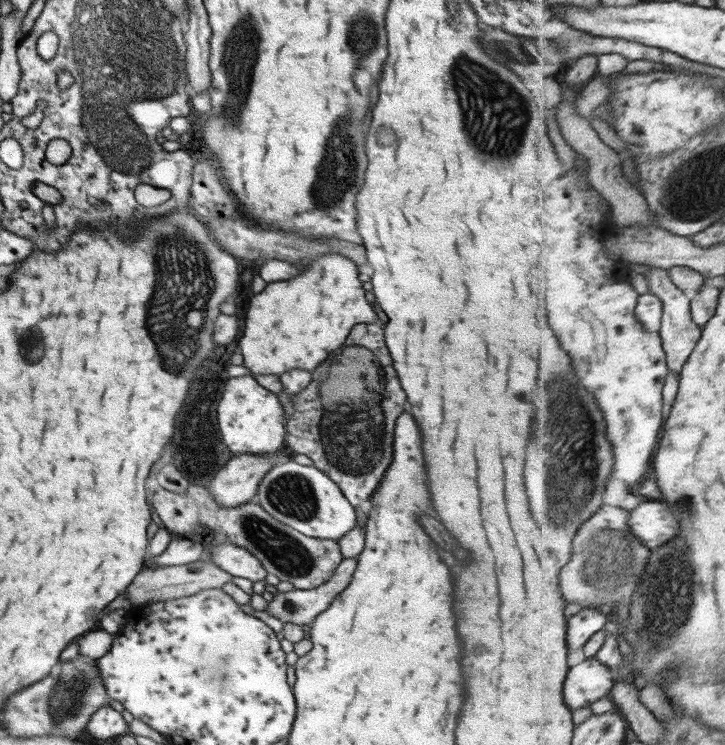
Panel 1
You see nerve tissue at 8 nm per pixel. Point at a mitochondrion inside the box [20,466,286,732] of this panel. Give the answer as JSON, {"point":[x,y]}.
{"point":[69,706]}

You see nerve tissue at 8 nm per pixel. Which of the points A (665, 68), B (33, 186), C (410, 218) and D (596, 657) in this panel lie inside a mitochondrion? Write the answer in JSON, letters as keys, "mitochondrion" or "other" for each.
{"A":"other","B":"other","C":"other","D":"other"}

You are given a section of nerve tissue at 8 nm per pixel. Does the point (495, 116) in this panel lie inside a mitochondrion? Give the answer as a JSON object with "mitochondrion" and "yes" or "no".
{"mitochondrion":"yes"}

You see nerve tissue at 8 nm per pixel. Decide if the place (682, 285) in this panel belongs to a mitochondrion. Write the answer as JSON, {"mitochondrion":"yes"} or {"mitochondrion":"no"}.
{"mitochondrion":"no"}

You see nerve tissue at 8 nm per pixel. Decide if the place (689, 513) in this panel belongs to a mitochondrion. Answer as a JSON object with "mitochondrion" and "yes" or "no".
{"mitochondrion":"yes"}

